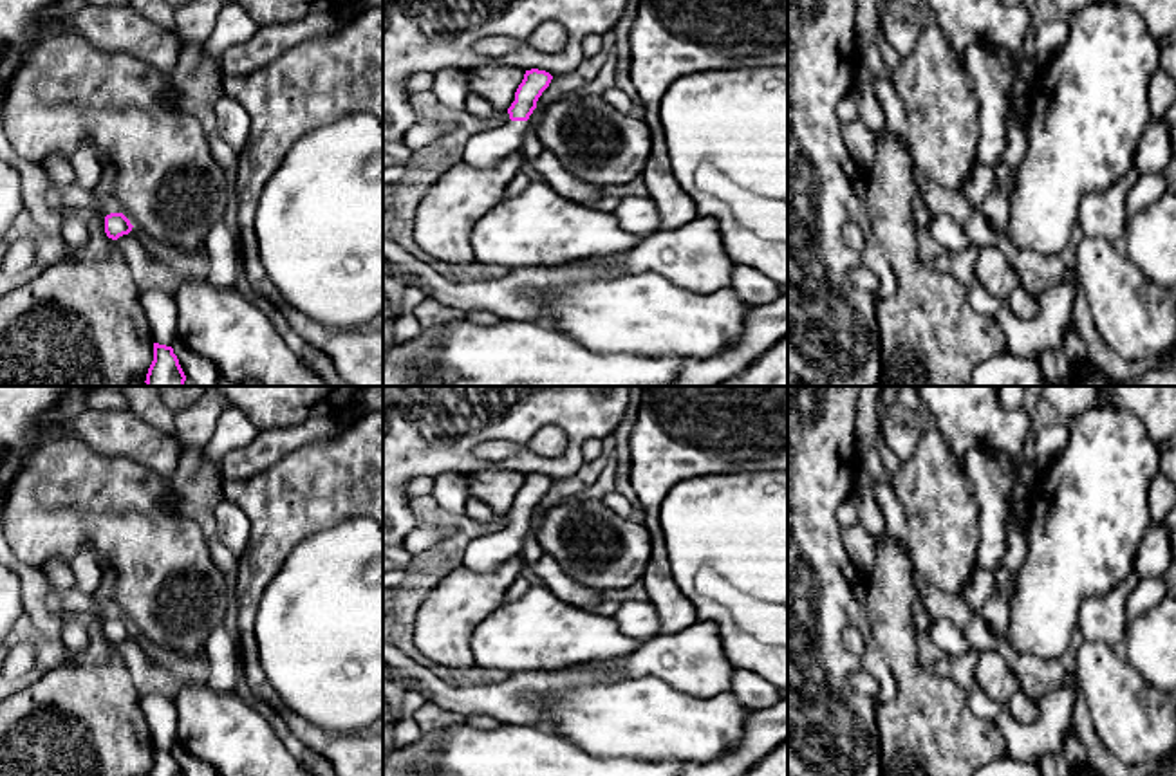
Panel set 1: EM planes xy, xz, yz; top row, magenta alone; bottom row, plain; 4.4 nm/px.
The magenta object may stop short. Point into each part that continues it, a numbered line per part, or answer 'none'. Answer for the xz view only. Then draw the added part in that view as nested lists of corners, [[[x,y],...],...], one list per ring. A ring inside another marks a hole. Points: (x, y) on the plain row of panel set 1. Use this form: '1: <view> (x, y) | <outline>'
1: xz (485, 553) | [[[506,525],[497,532],[481,534],[462,547],[461,567],[473,572],[490,572],[520,554],[526,525]]]

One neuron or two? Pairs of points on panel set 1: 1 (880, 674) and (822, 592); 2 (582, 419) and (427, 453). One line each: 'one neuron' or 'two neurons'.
1: one neuron
2: one neuron

